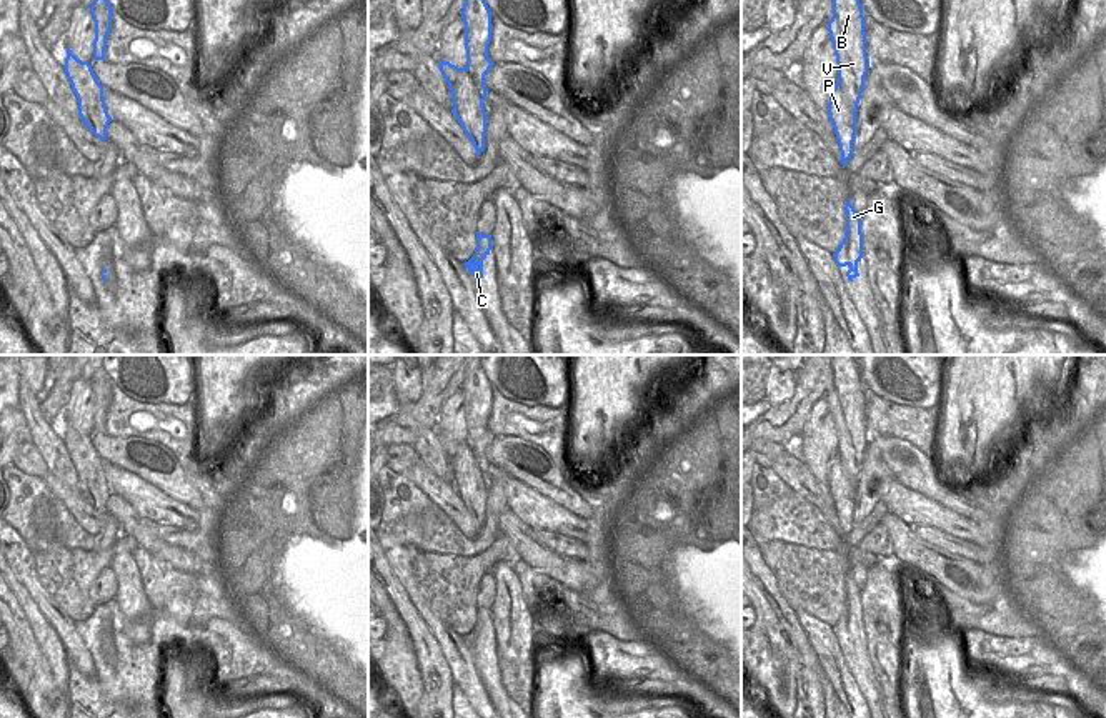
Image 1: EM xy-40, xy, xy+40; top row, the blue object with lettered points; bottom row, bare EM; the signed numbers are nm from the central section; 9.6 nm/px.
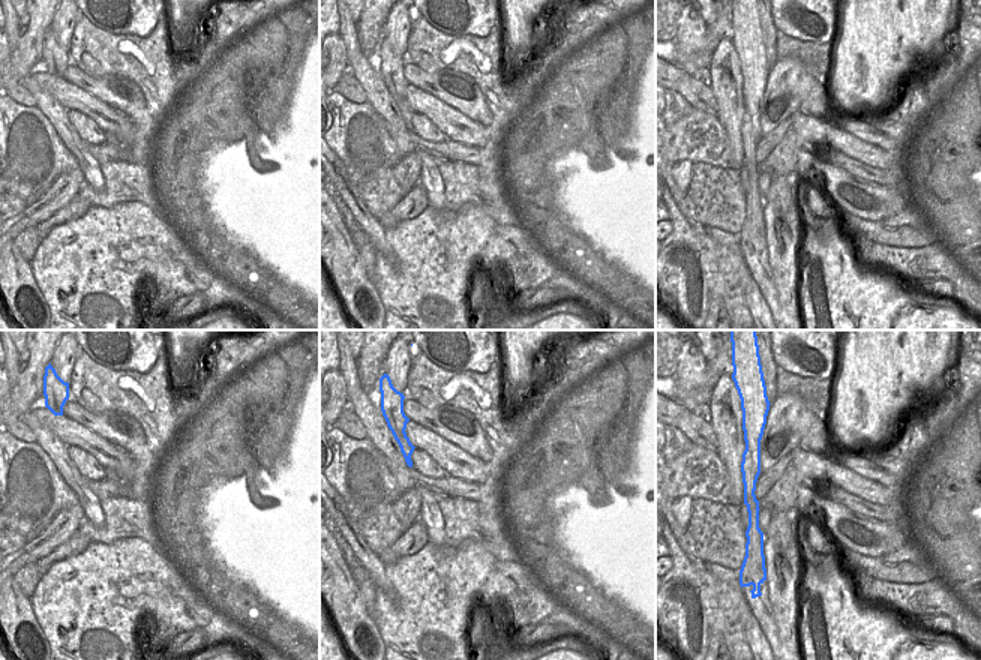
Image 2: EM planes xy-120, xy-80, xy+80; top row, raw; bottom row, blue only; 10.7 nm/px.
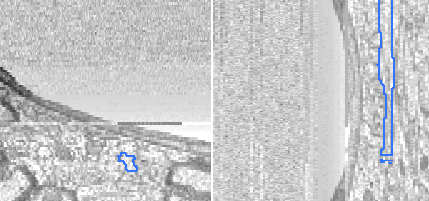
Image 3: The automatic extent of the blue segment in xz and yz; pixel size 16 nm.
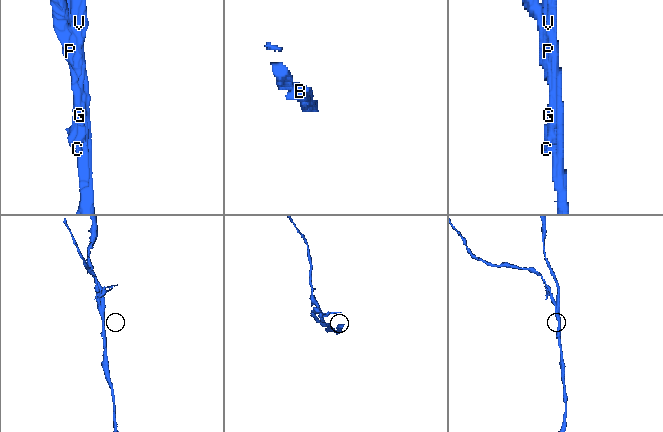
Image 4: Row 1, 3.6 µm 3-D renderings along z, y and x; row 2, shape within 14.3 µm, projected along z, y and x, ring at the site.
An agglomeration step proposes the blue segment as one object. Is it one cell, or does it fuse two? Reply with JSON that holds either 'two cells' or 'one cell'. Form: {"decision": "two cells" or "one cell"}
{"decision": "two cells"}

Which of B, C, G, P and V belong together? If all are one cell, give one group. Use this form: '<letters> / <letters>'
B C G V / P

